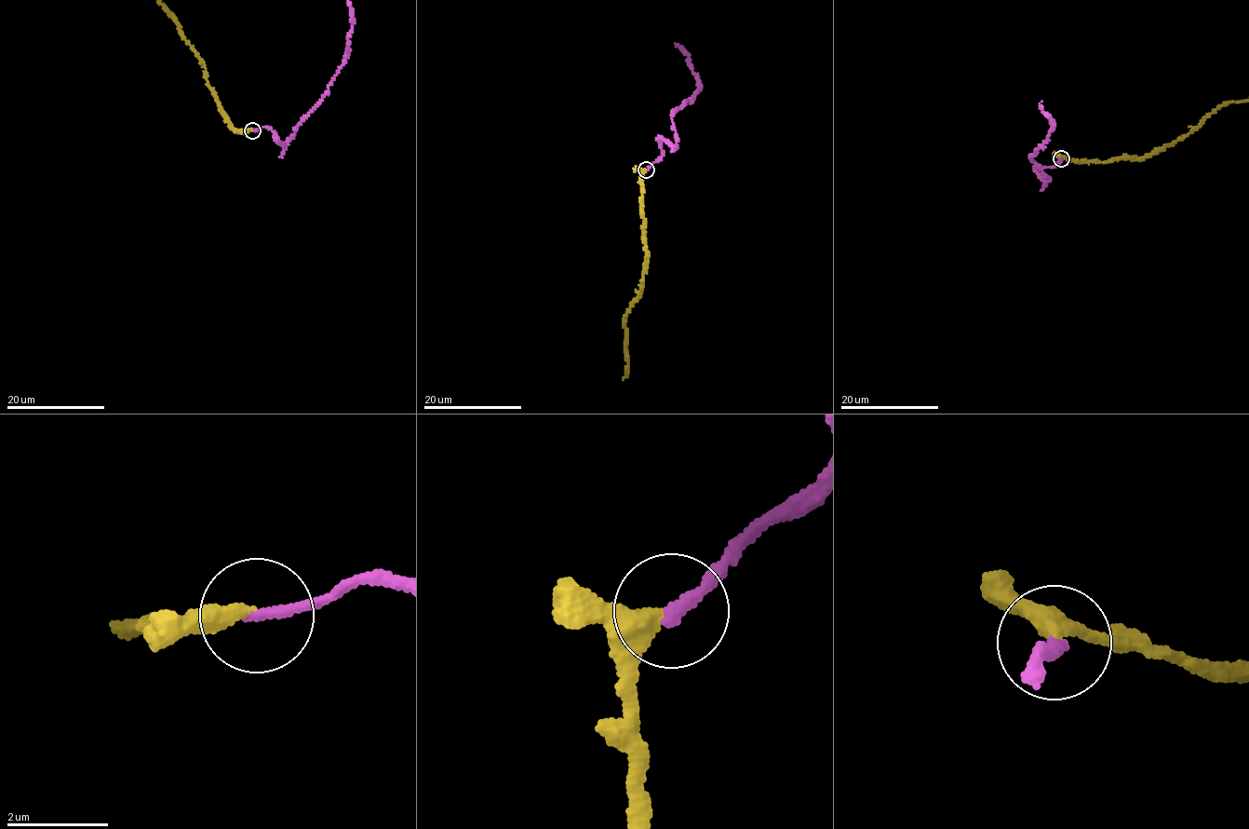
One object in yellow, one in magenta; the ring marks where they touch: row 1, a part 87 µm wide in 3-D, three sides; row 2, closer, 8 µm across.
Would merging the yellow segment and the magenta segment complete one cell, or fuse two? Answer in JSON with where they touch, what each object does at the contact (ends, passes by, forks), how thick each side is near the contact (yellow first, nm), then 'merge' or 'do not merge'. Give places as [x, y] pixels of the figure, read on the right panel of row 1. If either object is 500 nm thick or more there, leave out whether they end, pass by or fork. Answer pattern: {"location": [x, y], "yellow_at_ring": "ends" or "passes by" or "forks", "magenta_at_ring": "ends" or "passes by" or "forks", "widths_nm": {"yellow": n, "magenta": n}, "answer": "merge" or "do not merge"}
{"location": [1061, 158], "yellow_at_ring": "ends", "magenta_at_ring": "ends", "widths_nm": {"yellow": 360, "magenta": 240}, "answer": "do not merge"}

